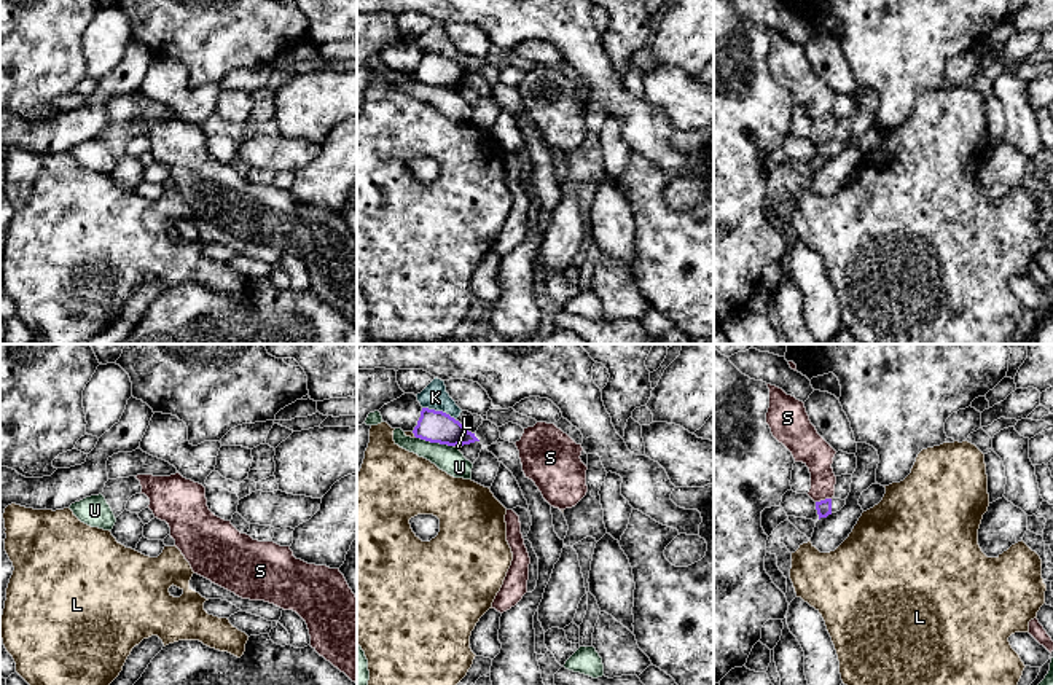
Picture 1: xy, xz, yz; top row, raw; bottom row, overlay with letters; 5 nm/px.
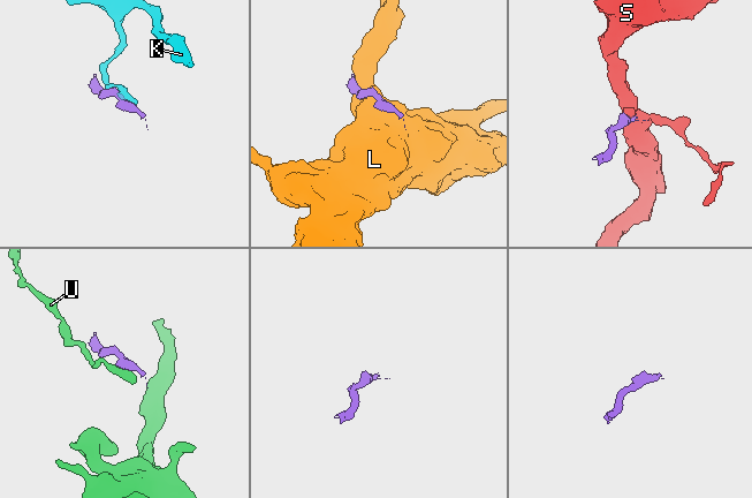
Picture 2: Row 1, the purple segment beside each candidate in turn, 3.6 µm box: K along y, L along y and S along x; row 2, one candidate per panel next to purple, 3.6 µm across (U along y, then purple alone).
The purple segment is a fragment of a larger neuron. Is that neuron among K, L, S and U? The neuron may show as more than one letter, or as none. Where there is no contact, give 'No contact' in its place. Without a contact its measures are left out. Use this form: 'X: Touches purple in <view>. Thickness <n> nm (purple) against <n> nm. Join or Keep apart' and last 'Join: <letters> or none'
K: Touches purple in xz. Thickness 160 nm (purple) against 130 nm. Keep apart
L: Touches purple in xz. Thickness 160 nm (purple) against 20 nm. Keep apart
S: Touches purple in yz. Thickness 80 nm (purple) against 160 nm. Keep apart
U: Touches purple in xz. Thickness 160 nm (purple) against 140 nm. Keep apart
Join: none

